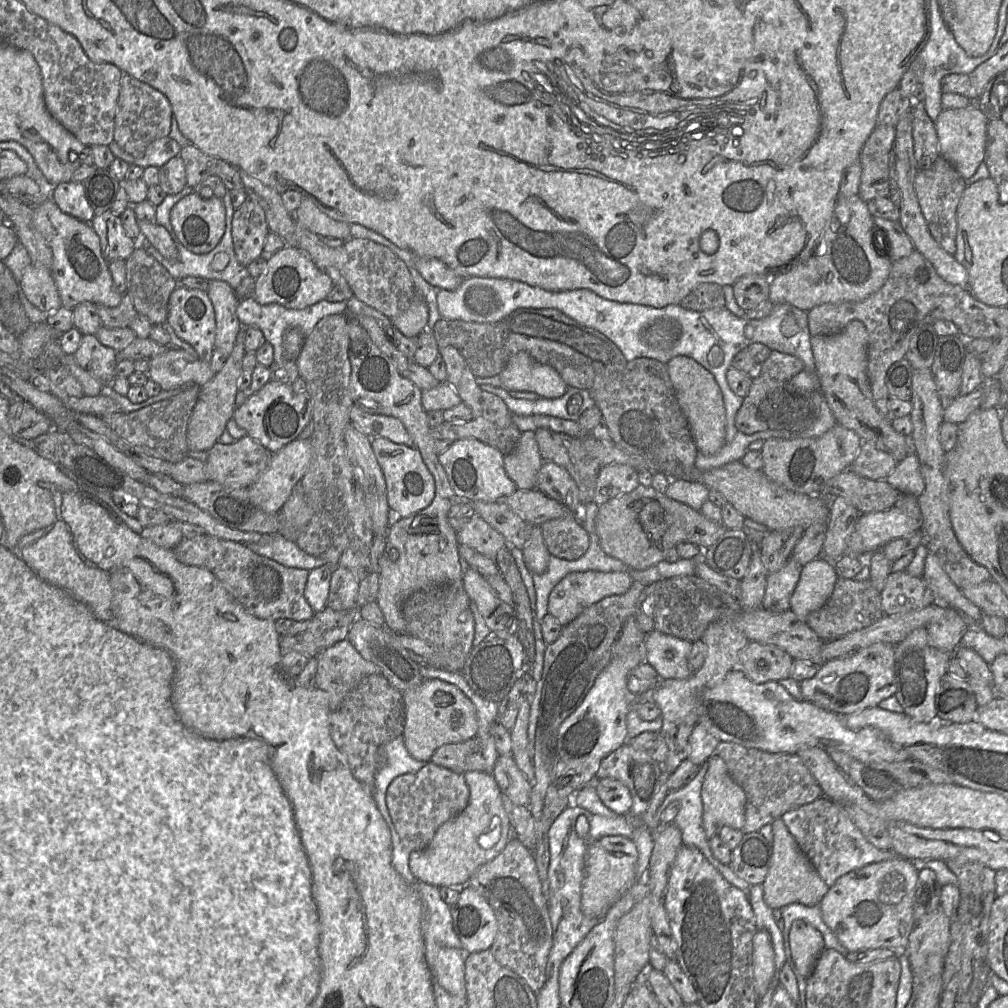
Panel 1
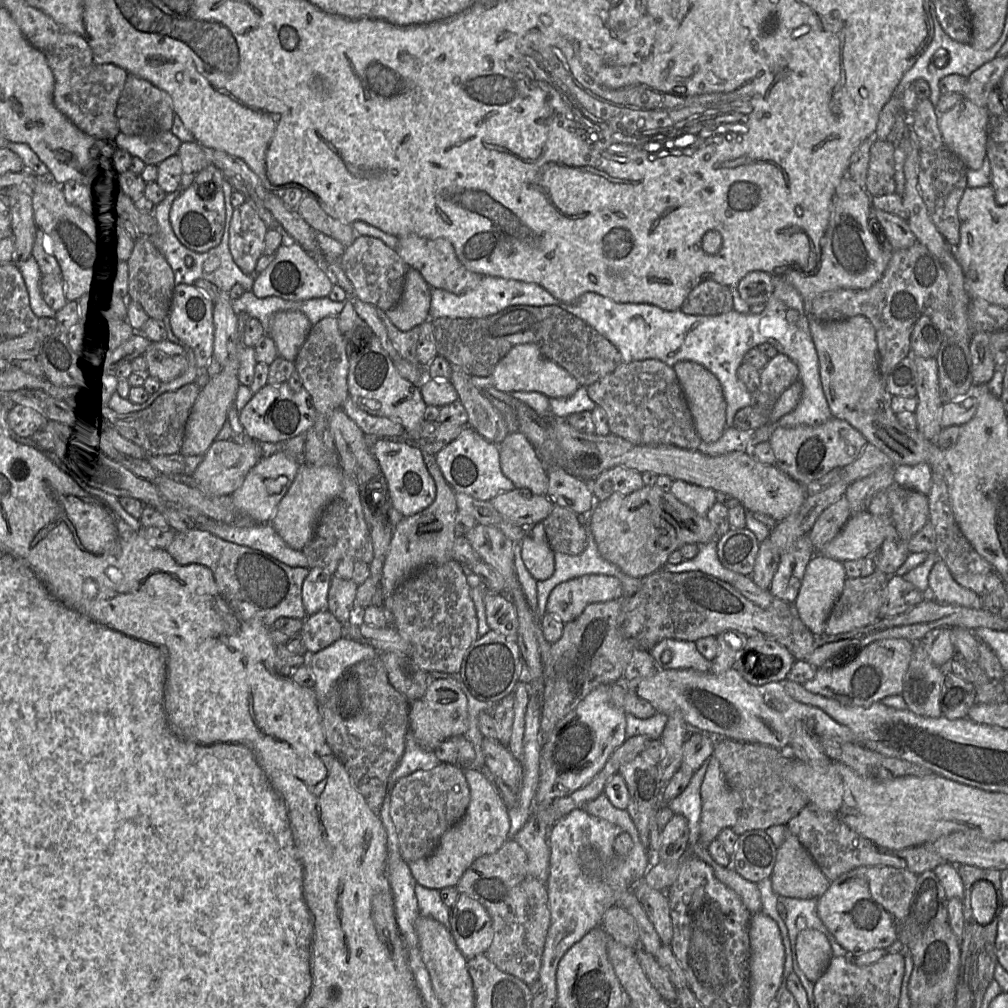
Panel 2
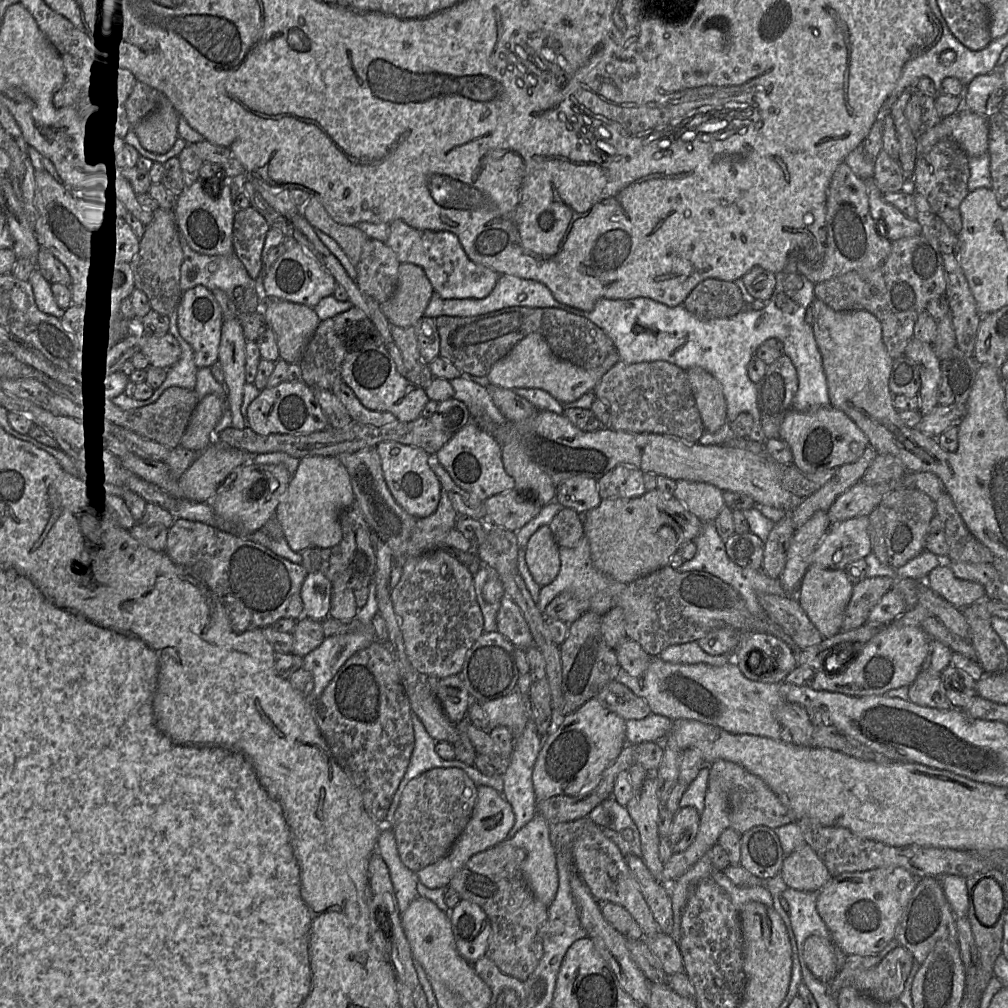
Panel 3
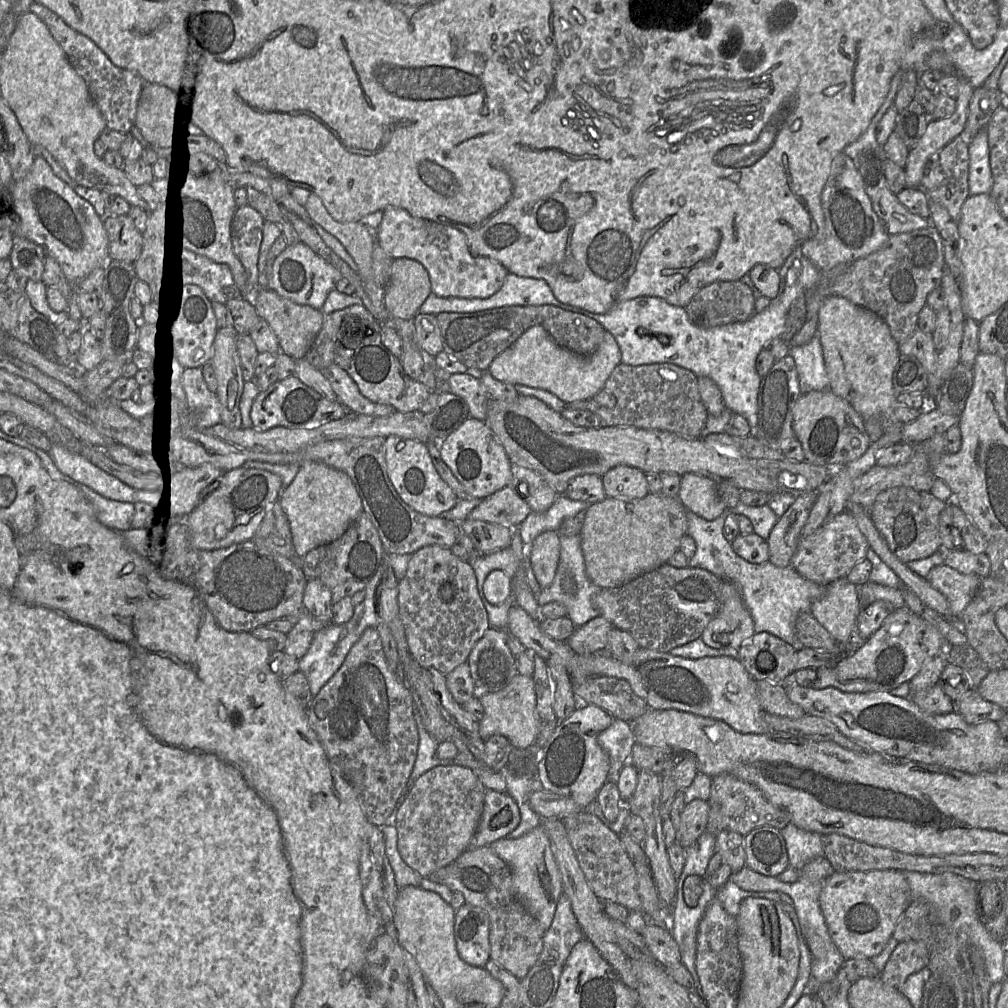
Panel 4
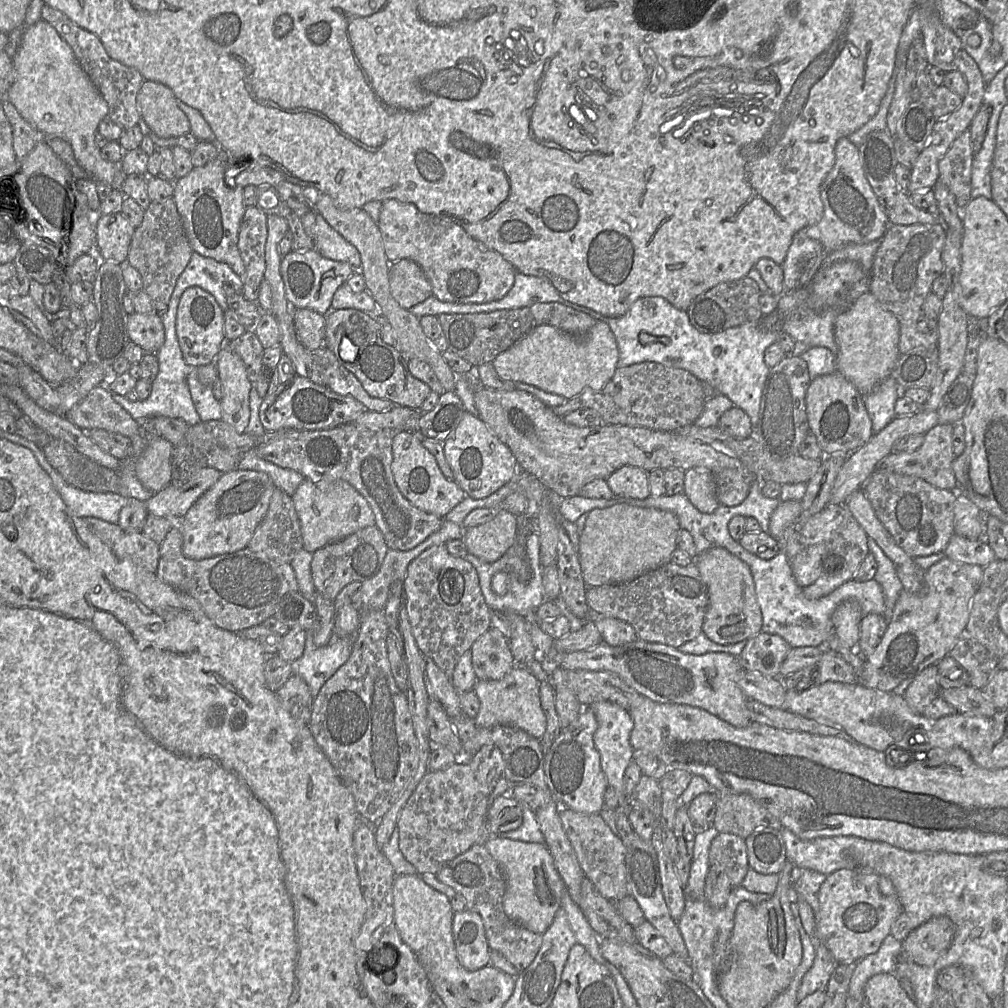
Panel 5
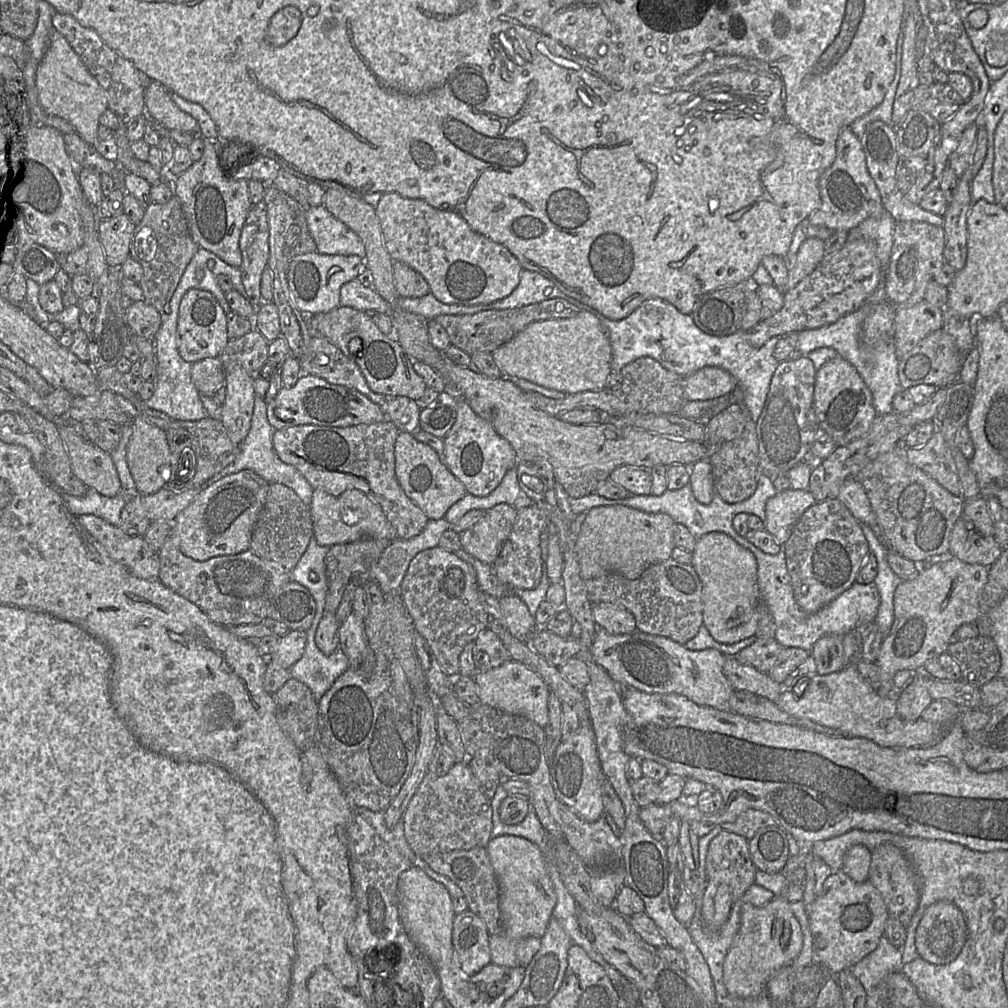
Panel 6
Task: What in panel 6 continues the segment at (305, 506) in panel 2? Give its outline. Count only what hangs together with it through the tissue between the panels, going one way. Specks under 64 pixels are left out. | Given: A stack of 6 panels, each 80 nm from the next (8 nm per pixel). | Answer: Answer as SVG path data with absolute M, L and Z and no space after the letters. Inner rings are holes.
M314 489L309 511L312 519L313 536L321 546L353 542L362 537L372 537L392 542L396 539L395 529L387 520L381 506L357 489L348 489L338 496L324 490Z

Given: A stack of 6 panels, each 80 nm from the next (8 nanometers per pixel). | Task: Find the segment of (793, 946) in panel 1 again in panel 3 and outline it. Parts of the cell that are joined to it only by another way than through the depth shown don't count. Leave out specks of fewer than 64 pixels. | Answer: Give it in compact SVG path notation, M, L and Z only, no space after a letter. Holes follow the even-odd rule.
M811 935L804 941L802 958L809 971L822 983L829 983L837 972L832 945L820 936Z

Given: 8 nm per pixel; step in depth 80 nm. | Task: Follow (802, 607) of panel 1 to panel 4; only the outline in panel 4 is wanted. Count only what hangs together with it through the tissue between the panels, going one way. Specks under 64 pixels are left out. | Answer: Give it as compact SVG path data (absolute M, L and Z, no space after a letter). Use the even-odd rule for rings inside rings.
M841 578L826 586L824 595L812 603L810 613L840 644L852 644L852 651L856 651L857 619L861 610L856 585Z

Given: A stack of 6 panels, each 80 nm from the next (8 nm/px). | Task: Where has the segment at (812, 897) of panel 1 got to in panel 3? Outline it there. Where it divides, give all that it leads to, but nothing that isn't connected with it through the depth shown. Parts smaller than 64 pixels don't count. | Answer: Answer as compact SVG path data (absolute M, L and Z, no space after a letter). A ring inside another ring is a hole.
M801 844L785 856L779 875L788 888L819 891L832 878L827 867L807 844Z

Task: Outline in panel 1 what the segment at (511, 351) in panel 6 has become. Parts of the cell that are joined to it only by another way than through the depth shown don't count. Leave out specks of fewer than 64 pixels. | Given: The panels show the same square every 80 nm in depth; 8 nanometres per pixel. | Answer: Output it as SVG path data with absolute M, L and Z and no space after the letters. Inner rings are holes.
M525 351L512 356L499 377L501 387L506 391L533 392L540 398L558 398L568 389L553 367L534 361Z

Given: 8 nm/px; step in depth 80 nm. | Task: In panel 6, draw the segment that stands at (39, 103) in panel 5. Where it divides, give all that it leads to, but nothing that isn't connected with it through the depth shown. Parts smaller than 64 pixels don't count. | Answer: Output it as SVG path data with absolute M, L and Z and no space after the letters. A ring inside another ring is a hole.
M56 29L52 31L45 54L37 66L36 89L39 103L48 114L61 117L68 121L75 128L75 133L89 145L95 147L99 117L108 109L107 93L88 71L69 42Z

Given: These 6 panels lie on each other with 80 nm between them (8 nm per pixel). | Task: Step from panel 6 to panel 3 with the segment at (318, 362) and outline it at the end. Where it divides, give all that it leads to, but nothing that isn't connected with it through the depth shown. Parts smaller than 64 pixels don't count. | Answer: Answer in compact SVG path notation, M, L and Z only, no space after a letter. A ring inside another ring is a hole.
M343 380L335 381L331 391L340 400L353 421L380 427L397 420L390 412L374 411L364 407L353 390Z

